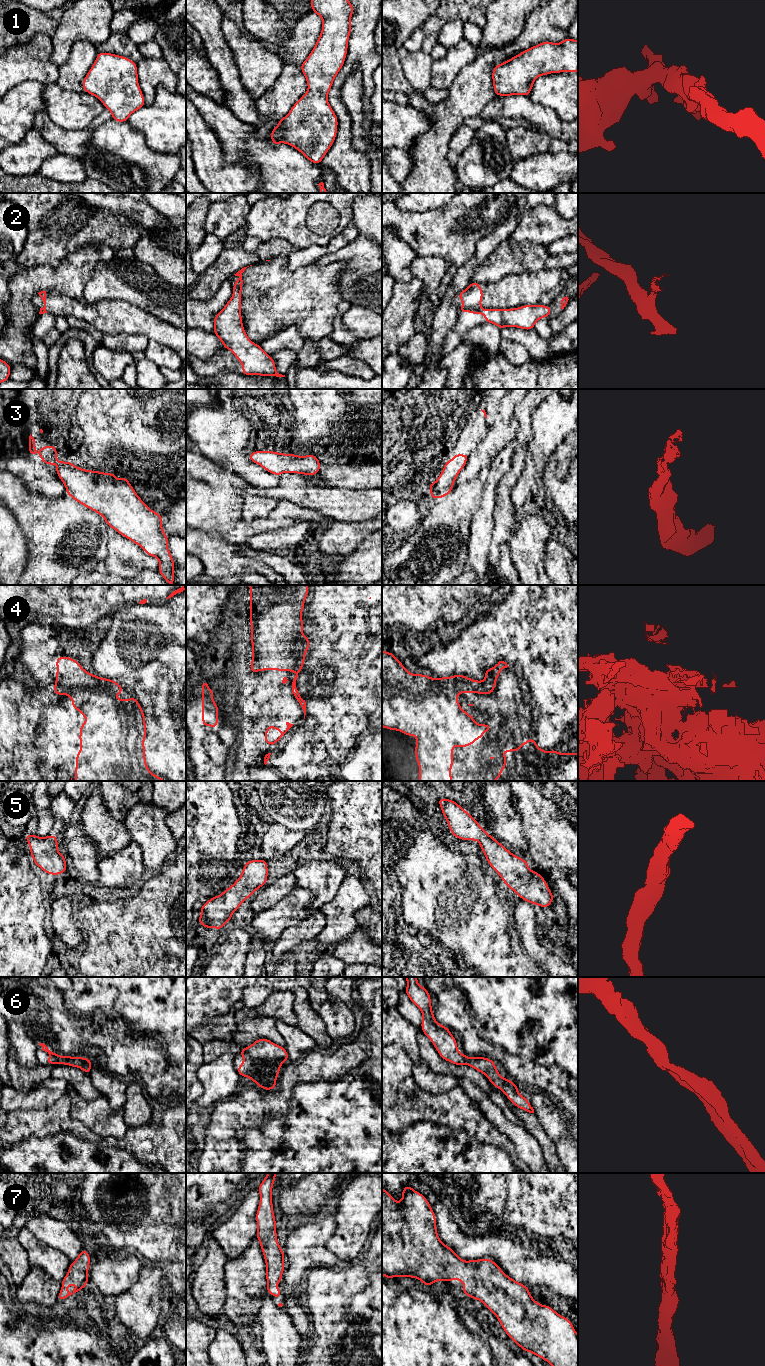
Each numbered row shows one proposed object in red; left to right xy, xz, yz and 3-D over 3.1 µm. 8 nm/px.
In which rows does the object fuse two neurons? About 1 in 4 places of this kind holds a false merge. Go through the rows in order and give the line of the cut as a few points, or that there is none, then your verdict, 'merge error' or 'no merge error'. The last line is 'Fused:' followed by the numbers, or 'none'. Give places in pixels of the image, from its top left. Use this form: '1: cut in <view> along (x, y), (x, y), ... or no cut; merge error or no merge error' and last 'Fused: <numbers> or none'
1: no cut; no merge error
2: cut in yz along (481, 308), (468, 310); merge error
3: no cut; no merge error
4: cut in yz along (382, 680), (388, 680), (412, 692), (434, 691); merge error
5: no cut; no merge error
6: no cut; no merge error
7: no cut; no merge error
Fused: 2, 4

